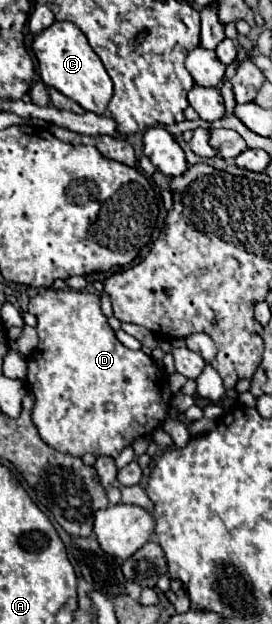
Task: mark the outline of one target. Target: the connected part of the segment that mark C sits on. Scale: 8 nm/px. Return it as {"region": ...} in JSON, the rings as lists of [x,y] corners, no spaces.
{"region":[[[56,21],[34,37],[32,51],[38,59],[38,71],[46,85],[58,89],[66,97],[74,99],[86,111],[102,115],[112,99],[112,79],[106,73],[100,57],[88,45],[86,35],[70,21]]]}

